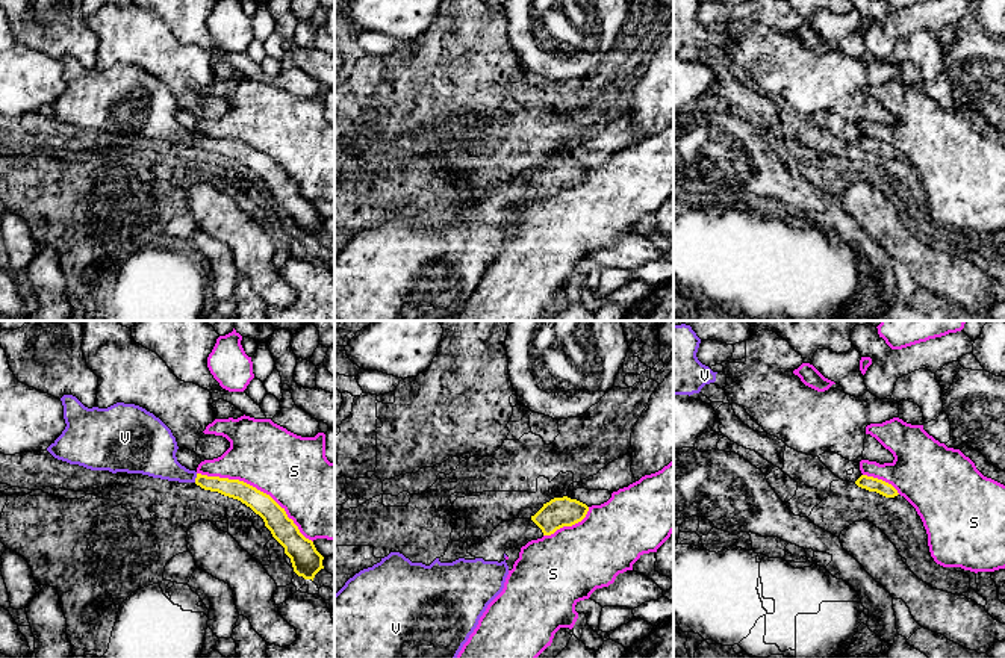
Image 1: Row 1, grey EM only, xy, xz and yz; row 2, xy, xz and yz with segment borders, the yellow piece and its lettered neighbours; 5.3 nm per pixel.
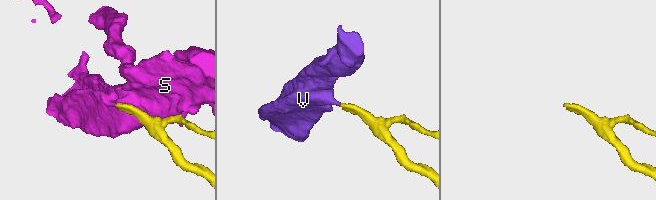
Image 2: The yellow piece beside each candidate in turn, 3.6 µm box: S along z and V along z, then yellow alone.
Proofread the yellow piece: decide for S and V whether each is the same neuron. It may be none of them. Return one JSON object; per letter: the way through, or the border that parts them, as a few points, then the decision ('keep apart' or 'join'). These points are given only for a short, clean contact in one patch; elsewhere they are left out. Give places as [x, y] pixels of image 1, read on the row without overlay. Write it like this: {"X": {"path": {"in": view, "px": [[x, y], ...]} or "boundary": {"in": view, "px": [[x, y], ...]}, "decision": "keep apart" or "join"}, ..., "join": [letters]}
{"S": {"decision": "keep apart"}, "V": {"path": {"in": "xy", "px": [[235, 150], [196, 139], [167, 129], [155, 117]]}, "decision": "join"}, "join": ["V"]}

